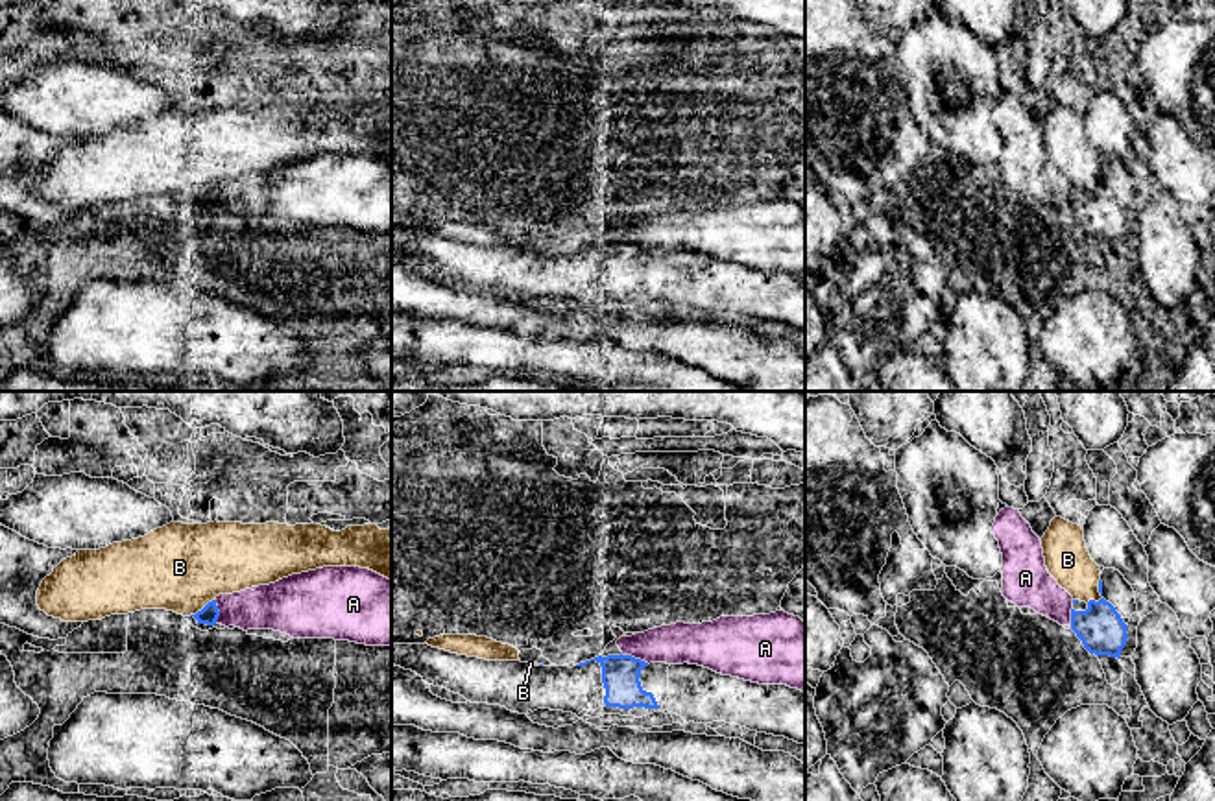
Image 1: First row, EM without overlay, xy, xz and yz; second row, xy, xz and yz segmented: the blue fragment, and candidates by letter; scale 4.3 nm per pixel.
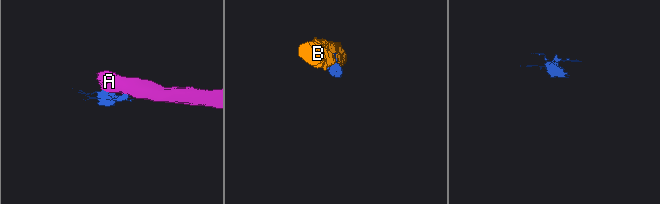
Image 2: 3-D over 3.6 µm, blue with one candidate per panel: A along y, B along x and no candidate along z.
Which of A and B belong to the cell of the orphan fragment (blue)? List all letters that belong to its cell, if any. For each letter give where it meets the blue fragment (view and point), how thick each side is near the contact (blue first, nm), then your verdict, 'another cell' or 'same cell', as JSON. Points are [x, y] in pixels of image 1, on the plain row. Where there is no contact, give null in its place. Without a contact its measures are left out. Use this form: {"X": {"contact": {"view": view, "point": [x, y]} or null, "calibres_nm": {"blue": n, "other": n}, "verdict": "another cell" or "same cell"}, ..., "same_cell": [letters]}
{"A": {"contact": {"view": "xz", "point": [634, 244]}, "calibres_nm": {"blue": 160, "other": 180}, "verdict": "another cell"}, "B": {"contact": {"view": "xy", "point": [198, 198]}, "calibres_nm": {"blue": 80, "other": 380}, "verdict": "another cell"}, "same_cell": []}

